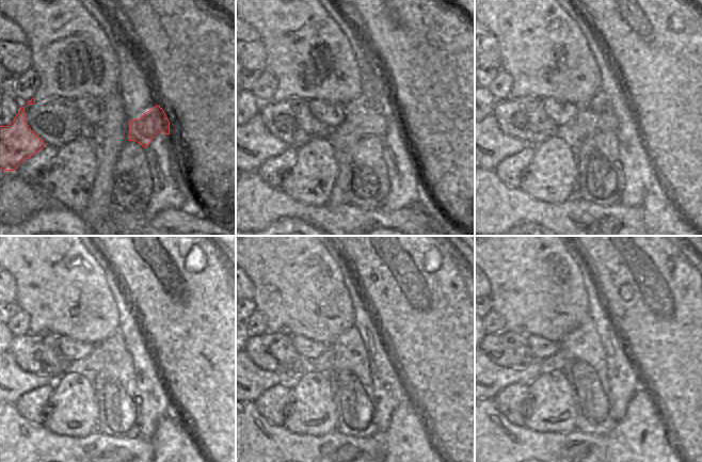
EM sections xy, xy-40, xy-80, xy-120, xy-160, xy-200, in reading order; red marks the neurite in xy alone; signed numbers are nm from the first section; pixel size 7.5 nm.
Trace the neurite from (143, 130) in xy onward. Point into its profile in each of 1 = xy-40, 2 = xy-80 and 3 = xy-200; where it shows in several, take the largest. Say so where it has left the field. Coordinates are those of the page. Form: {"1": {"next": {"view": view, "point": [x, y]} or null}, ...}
{"1": {"next": {"view": "xy-40", "point": [366, 116]}}, "2": {"next": {"view": "xy-80", "point": [587, 124]}}, "3": {"next": {"view": "xy-200", "point": [496, 378]}}}

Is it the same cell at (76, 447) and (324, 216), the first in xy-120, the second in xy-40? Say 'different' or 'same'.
same

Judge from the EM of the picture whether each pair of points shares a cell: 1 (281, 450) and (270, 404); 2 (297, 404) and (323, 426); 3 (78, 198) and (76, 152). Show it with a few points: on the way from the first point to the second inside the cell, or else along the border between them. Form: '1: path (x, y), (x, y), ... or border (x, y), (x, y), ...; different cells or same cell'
1: border (256, 410), (271, 424), (282, 427); different cells
2: path (304, 412), (309, 417), (309, 420), (316, 425); same cell
3: path (70, 188), (70, 174), (75, 163); same cell

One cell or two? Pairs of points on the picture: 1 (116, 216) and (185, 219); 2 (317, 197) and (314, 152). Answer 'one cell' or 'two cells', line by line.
1: one cell
2: one cell

